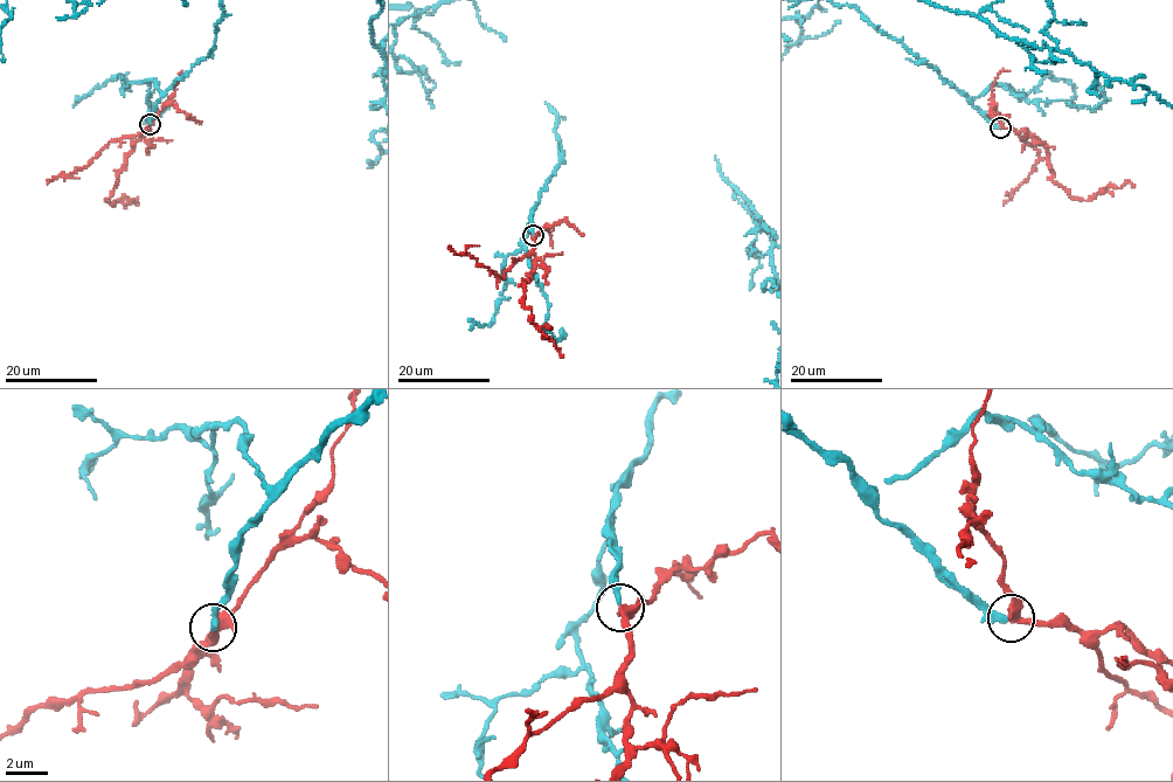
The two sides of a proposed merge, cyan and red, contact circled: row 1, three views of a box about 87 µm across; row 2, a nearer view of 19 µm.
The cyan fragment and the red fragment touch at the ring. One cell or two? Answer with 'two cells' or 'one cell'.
one cell

